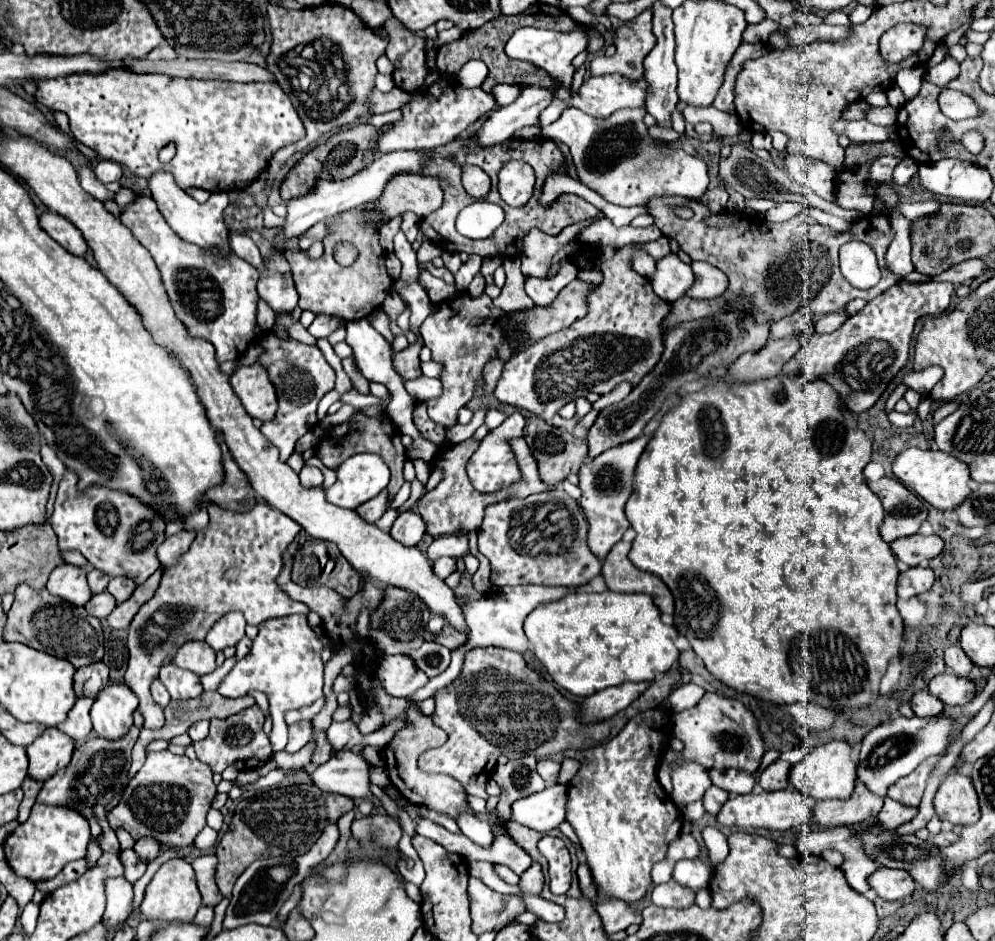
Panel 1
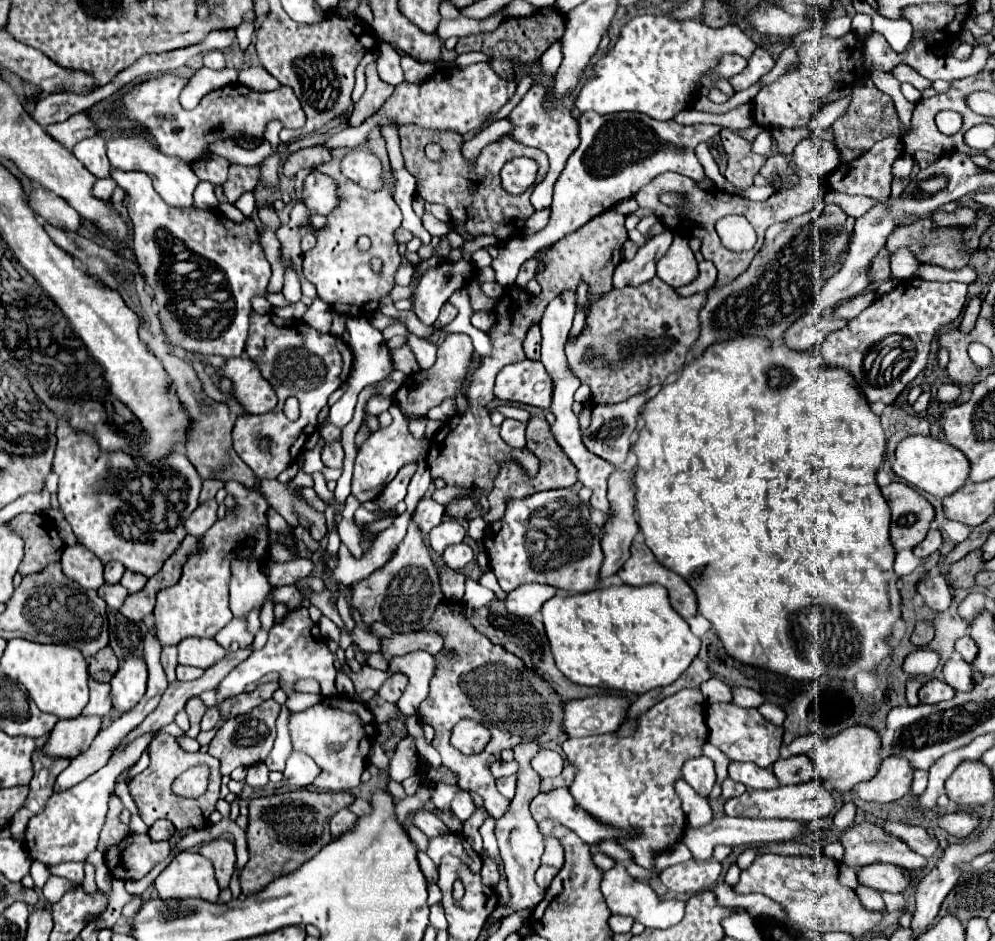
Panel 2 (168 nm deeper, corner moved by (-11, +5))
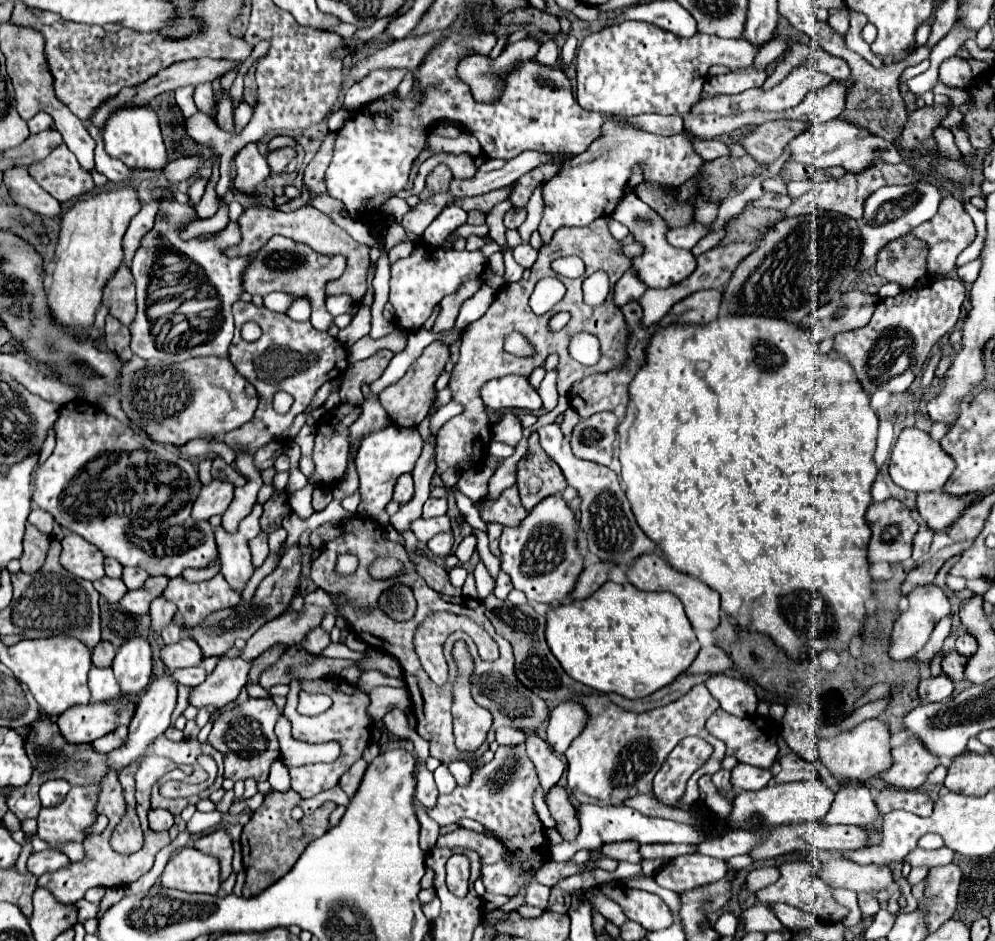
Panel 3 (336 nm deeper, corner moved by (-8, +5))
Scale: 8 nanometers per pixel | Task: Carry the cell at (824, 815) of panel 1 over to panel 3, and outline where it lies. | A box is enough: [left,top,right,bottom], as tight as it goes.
[886,736,940,790]

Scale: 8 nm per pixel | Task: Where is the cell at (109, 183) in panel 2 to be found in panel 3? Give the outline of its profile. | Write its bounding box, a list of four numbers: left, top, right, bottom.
[28,144,94,202]

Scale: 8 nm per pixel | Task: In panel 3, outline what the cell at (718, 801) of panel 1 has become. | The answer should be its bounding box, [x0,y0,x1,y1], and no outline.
[712,770,732,792]

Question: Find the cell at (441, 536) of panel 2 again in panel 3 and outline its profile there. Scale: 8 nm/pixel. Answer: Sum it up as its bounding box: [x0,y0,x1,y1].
[410,516,450,542]

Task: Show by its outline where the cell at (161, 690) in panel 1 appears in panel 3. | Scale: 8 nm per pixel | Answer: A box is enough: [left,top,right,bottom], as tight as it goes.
[162,620,182,644]

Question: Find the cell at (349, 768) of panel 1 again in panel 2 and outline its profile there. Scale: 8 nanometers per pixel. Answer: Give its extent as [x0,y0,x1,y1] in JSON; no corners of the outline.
[283,750,321,788]

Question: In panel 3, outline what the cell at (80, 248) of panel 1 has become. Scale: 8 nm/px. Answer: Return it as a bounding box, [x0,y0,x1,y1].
[4,166,60,218]

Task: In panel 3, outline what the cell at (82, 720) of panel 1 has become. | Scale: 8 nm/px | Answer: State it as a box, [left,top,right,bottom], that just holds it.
[88,666,120,702]

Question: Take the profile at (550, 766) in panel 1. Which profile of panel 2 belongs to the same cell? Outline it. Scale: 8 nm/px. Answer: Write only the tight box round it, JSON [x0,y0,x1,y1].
[531,750,565,778]

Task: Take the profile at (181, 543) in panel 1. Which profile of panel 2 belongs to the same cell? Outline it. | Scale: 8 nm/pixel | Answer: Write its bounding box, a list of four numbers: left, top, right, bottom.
[185,500,217,538]

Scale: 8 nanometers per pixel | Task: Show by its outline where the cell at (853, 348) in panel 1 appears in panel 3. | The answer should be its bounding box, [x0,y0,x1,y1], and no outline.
[834,278,966,394]

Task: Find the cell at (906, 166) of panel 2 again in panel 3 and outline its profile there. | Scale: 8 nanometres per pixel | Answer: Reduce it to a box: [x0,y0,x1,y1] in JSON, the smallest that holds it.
[788,118,902,174]

